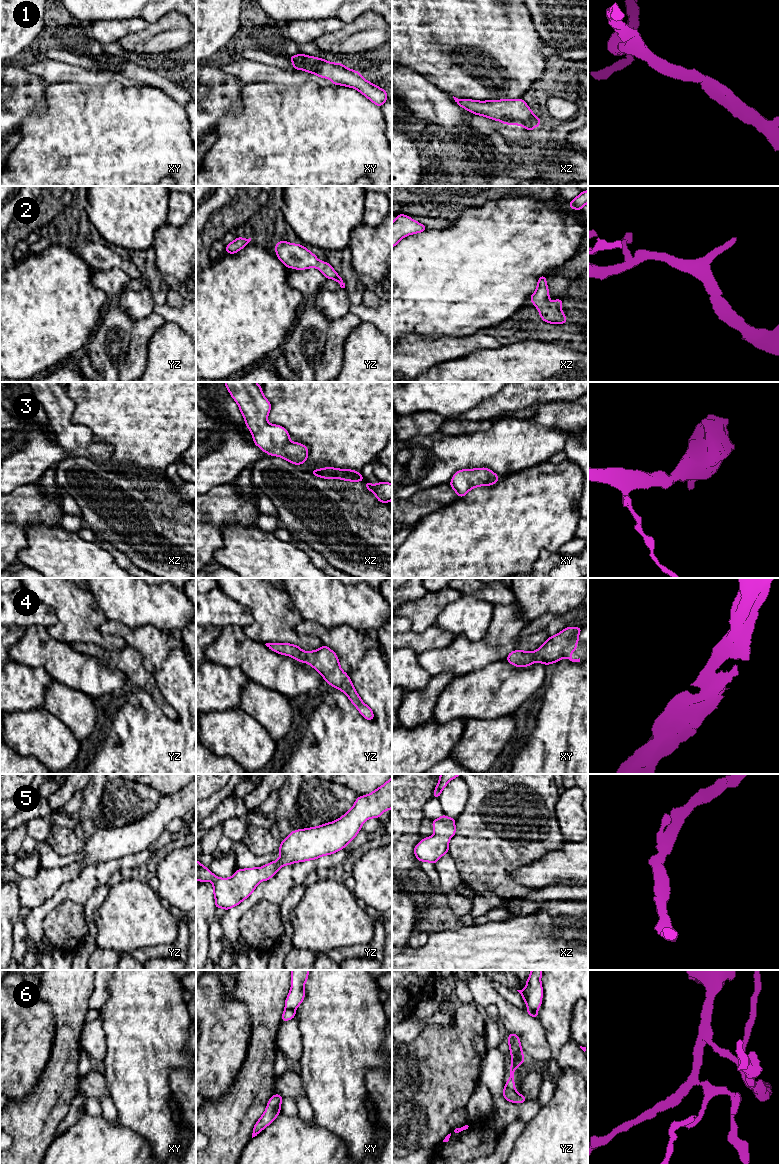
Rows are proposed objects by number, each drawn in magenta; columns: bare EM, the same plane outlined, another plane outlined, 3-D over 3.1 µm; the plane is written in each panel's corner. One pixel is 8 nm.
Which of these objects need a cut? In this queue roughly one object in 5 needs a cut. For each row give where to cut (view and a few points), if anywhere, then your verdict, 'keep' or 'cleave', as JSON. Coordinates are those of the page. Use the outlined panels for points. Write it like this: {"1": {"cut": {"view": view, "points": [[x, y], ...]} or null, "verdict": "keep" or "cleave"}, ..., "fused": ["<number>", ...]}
{"1": {"cut": null, "verdict": "keep"}, "2": {"cut": null, "verdict": "keep"}, "3": {"cut": null, "verdict": "keep"}, "4": {"cut": null, "verdict": "keep"}, "5": {"cut": null, "verdict": "keep"}, "6": {"cut": {"view": "xy", "points": [[285, 1007], [294, 1011]]}, "verdict": "cleave"}, "fused": ["6"]}

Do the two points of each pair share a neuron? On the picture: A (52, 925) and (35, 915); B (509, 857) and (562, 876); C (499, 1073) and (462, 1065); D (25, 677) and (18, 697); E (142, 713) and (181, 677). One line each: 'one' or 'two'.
A: two
B: two
C: two
D: one
E: one

